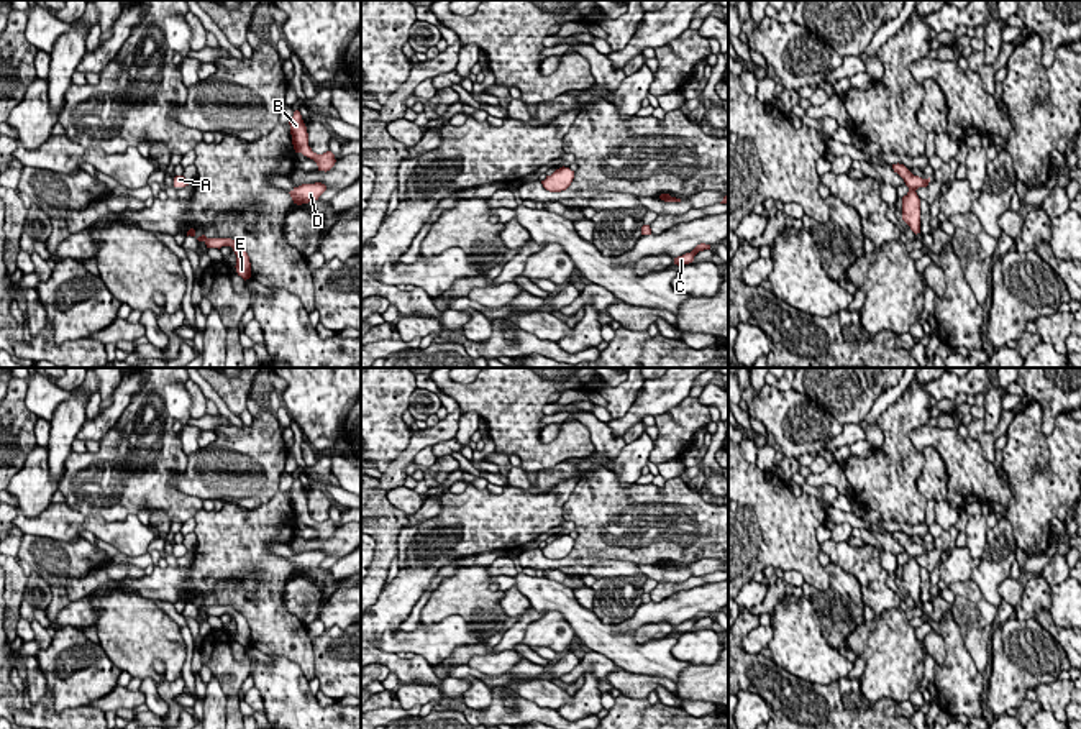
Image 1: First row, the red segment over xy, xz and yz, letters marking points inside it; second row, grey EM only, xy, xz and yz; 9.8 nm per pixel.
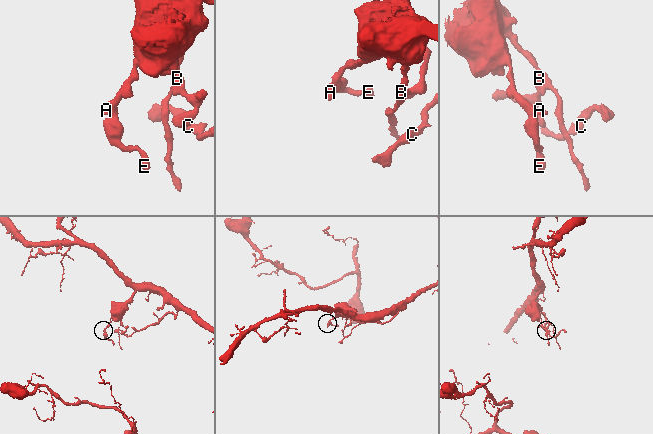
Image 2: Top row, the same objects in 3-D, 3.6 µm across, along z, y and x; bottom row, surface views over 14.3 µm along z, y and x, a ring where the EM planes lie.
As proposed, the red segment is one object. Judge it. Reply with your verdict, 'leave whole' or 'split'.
leave whole

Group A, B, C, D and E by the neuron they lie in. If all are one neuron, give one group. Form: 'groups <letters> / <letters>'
groups A B C D E

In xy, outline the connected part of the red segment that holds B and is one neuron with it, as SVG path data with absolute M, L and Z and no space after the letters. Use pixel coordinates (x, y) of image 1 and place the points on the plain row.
M299 478L294 479L289 493L295 520L302 520L303 524L313 527L318 534L318 539L330 539L336 530L335 522L331 519L326 519L323 522L312 519L312 516L308 514L307 494Z

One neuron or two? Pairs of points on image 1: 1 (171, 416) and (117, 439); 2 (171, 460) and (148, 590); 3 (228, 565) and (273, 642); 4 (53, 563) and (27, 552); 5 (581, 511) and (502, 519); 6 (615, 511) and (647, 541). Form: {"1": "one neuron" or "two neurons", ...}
{"1": "one neuron", "2": "two neurons", "3": "one neuron", "4": "one neuron", "5": "two neurons", "6": "one neuron"}

